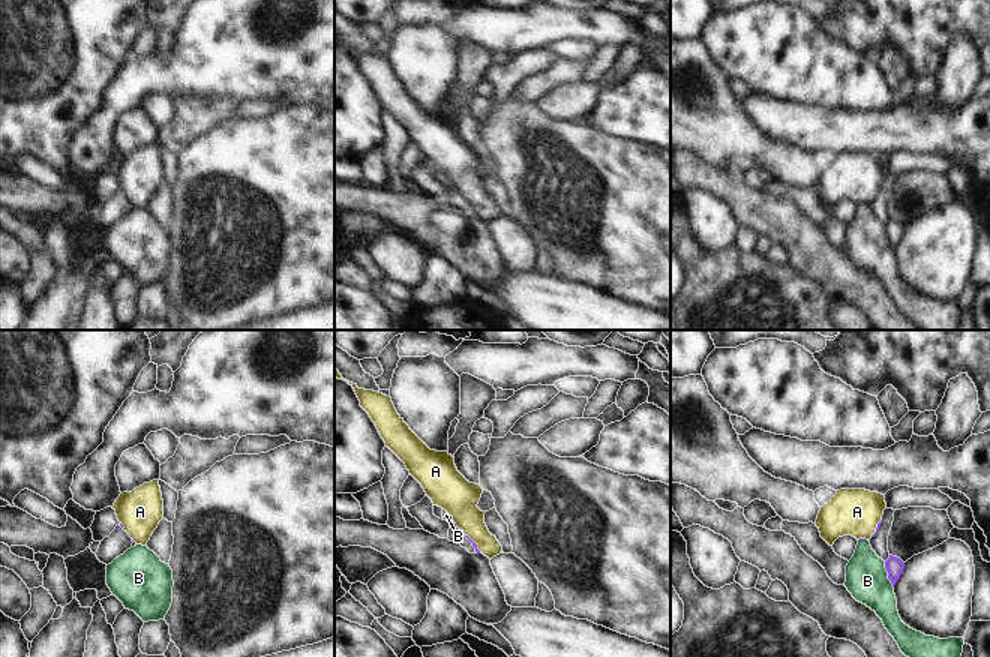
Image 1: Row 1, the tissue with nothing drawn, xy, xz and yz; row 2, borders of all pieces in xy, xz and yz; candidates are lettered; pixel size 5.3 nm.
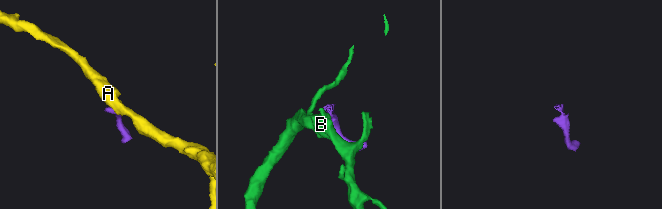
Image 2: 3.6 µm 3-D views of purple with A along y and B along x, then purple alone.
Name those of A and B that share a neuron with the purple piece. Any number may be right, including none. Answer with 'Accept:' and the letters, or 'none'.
Accept: A

